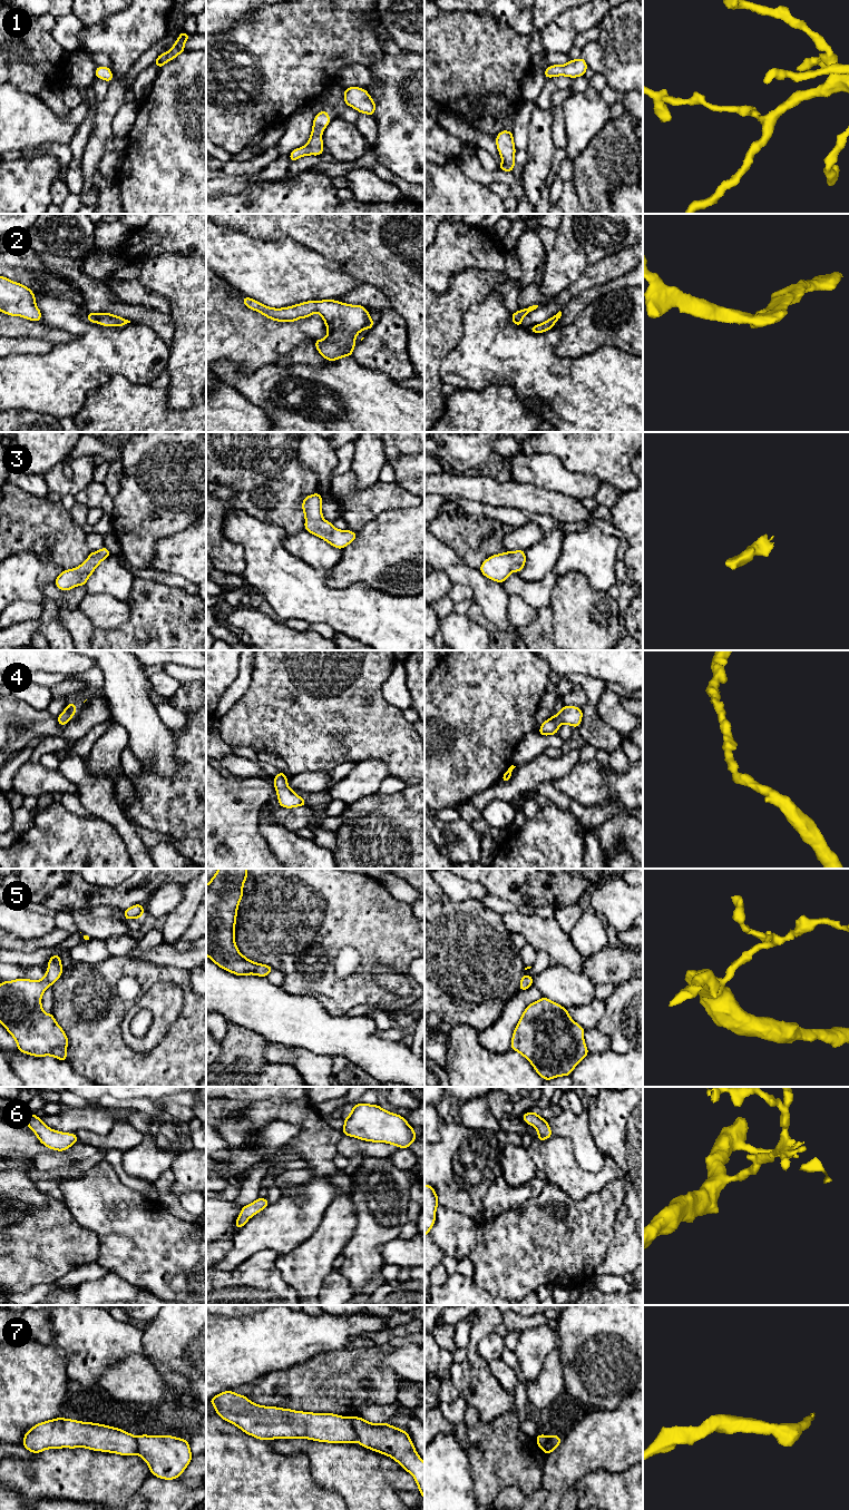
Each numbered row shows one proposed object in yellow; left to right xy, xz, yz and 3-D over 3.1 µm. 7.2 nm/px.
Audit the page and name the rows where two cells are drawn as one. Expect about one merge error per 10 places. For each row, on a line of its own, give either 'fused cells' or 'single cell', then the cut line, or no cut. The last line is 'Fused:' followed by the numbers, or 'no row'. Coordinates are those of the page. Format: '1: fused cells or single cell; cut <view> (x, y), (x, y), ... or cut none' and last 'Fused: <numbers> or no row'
1: single cell; cut none
2: single cell; cut none
3: single cell; cut none
4: single cell; cut none
5: single cell; cut none
6: single cell; cut none
7: fused cells; cut xz (351, 1418), (357, 1440)
Fused: 7

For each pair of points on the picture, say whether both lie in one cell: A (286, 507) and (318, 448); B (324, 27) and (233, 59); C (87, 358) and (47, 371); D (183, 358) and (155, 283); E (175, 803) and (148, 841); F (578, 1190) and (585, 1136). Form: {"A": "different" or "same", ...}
{"A": "different", "B": "same", "C": "same", "D": "same", "E": "different", "F": "different"}

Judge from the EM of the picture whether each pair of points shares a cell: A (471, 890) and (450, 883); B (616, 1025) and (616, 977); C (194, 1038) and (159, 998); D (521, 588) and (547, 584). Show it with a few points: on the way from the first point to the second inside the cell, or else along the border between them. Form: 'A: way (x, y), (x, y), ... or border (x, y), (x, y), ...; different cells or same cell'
A: way (466, 889), (456, 888); same cell
B: border (631, 978), (615, 987); different cells
C: border (184, 993), (182, 1012), (162, 1040); different cells
D: way (528, 588), (540, 588); same cell

